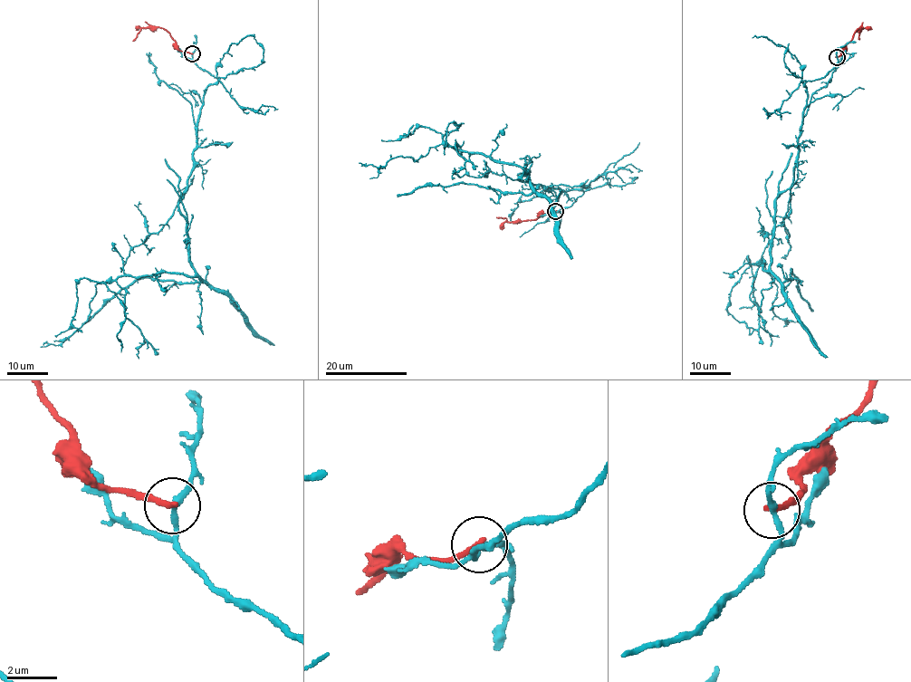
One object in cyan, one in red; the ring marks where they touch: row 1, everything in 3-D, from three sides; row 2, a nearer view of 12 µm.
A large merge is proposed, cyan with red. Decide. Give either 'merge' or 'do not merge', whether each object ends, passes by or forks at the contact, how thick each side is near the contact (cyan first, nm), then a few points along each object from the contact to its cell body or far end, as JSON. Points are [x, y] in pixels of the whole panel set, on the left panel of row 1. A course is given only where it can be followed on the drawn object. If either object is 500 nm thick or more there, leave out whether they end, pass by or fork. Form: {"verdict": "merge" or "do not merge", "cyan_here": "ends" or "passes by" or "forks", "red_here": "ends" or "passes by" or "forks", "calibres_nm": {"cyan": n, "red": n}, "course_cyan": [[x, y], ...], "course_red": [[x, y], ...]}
{"verdict": "do not merge", "cyan_here": "passes by", "red_here": "ends", "calibres_nm": {"cyan": 240, "red": 240}, "course_cyan": [[191, 53], [219, 79], [203, 99], [179, 206], [195, 274], [103, 282], [84, 323], [59, 345], [40, 347]], "course_red": [[191, 53], [182, 52], [165, 30], [159, 27], [143, 28], [132, 40]]}

